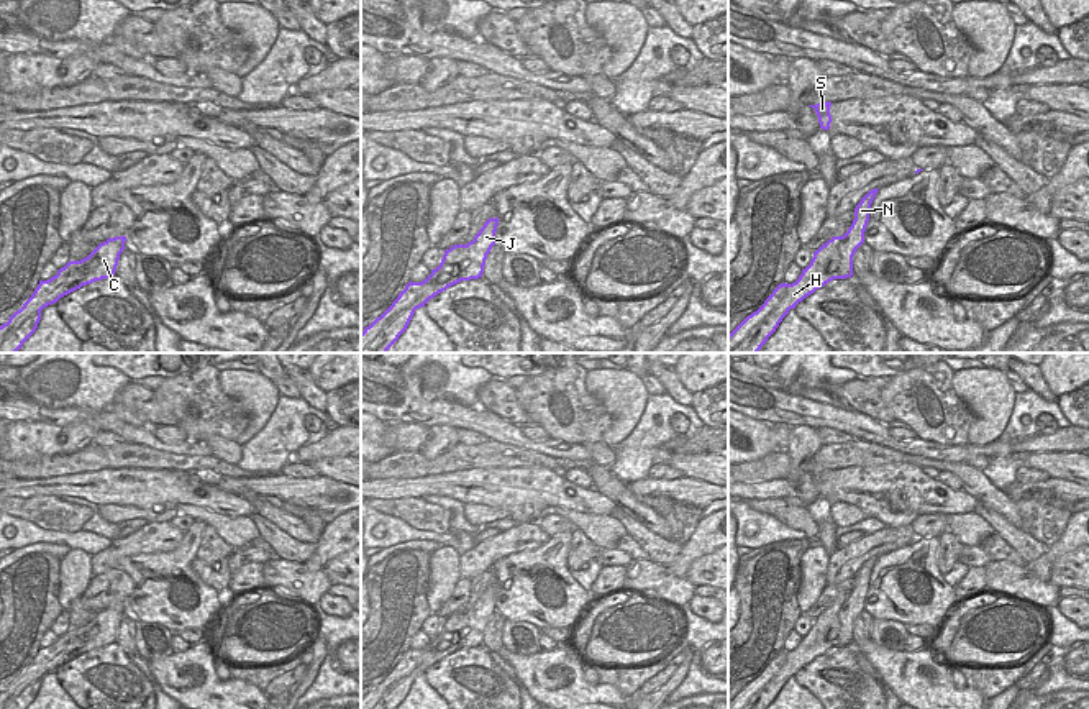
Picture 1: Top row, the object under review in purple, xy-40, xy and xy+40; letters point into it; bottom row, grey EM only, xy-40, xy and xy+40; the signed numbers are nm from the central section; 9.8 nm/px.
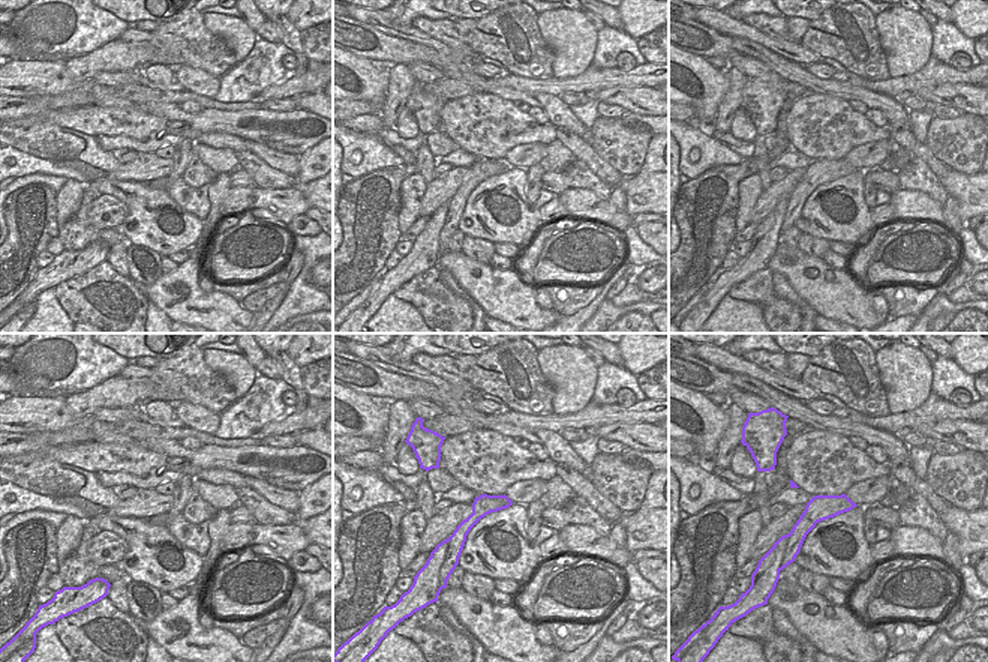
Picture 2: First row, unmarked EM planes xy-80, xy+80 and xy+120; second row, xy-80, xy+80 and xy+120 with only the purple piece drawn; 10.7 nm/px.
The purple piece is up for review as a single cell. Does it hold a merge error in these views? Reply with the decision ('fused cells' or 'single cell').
fused cells

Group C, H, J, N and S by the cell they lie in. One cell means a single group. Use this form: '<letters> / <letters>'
C J N / H S

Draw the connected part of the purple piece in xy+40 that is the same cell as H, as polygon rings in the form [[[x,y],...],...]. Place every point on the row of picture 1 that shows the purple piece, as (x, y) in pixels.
[[[833,236],[813,253],[810,264],[802,269],[799,279],[789,284],[781,304],[731,353],[758,353],[791,309],[795,309],[805,297],[833,281],[832,274],[841,263],[838,249],[841,240],[843,236]]]

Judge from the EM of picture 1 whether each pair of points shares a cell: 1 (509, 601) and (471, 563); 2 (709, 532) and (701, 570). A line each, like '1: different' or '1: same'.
1: different
2: different

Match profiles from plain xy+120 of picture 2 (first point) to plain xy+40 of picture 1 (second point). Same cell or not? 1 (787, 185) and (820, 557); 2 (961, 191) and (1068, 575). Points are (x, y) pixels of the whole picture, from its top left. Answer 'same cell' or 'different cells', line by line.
1: different cells
2: same cell

